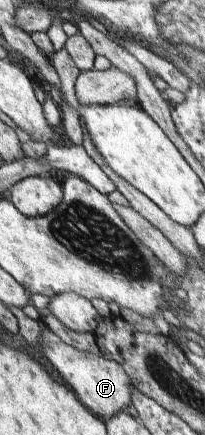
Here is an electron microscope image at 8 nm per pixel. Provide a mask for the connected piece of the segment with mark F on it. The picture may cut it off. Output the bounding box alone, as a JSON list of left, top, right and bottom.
[38,329,134,419]

